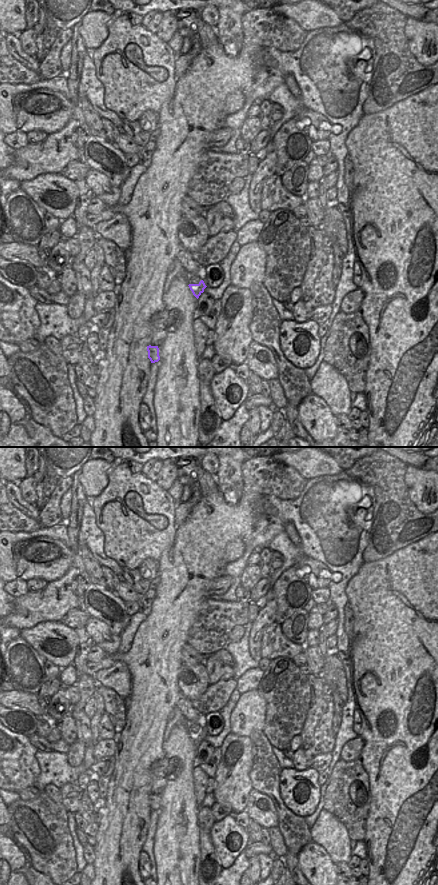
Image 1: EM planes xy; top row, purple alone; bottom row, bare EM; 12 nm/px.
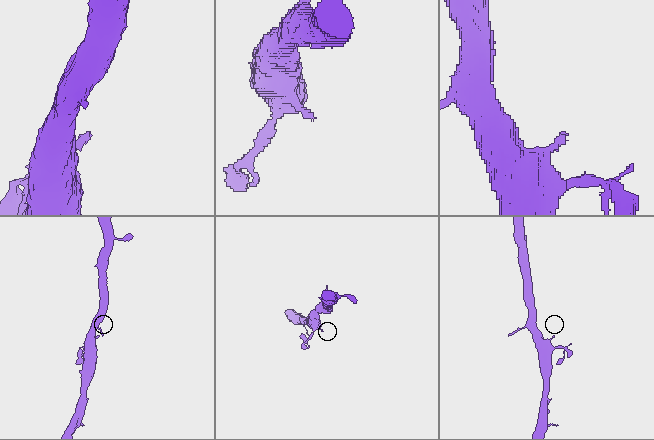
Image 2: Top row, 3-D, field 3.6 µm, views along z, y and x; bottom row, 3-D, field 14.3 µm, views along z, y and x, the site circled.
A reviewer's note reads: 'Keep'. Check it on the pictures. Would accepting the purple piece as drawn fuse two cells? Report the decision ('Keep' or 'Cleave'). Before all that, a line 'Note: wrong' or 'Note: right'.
Note: wrong
Cleave

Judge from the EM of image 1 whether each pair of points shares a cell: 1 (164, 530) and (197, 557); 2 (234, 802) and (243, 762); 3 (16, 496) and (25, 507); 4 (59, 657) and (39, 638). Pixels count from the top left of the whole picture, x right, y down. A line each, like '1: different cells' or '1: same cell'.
1: different cells
2: same cell
3: same cell
4: same cell

